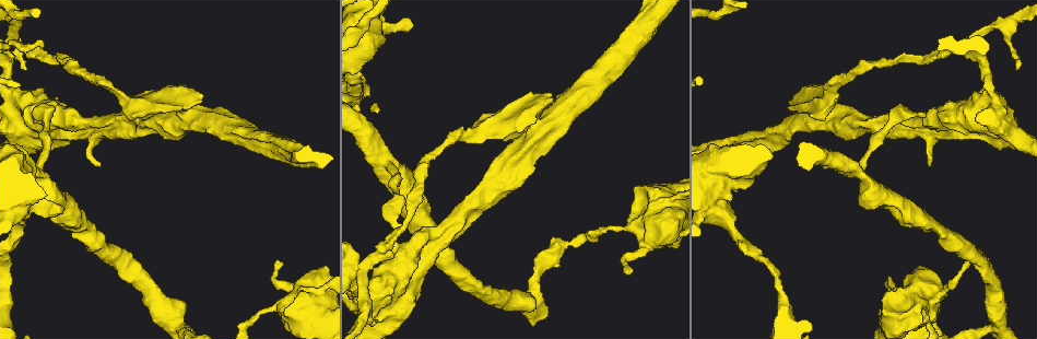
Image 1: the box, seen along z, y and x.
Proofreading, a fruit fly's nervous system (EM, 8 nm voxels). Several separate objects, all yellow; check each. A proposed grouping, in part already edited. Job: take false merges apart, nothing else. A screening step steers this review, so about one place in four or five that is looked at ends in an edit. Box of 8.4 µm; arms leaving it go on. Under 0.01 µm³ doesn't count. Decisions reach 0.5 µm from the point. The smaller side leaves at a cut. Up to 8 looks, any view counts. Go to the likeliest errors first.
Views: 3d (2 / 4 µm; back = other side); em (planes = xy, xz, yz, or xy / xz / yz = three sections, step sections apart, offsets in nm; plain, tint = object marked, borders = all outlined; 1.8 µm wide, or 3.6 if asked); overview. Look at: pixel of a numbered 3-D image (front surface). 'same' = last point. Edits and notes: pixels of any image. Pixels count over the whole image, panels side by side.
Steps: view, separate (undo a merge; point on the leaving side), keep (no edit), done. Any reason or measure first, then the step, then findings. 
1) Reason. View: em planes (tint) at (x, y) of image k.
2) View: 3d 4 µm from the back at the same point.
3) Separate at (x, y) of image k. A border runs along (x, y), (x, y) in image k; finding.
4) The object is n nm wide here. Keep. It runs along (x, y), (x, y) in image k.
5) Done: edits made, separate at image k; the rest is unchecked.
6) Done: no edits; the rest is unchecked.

Thick turns thin. View: em planes (plain) at (269, 308) of image 1.

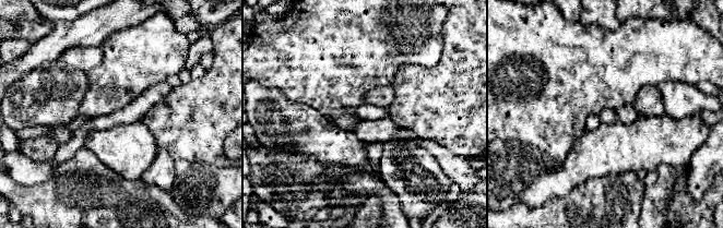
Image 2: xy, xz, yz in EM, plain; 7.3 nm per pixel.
With the object marked. View: em planes (tint) at the same point.

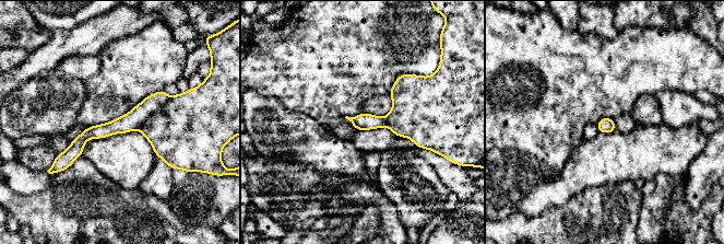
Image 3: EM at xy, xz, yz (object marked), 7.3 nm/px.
The object is 120 nm wide here. Separate at (180, 131) of image 3. A second cell is stuck on.

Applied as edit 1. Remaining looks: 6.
Touches itself. View: em xy step 16 (plain) at (411, 211) of image 1.

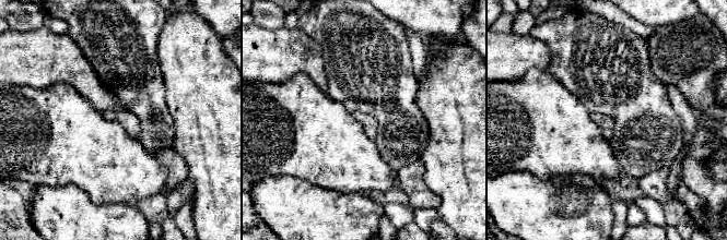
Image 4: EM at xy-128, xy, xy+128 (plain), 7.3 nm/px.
With the object marked. View: em xy step 16 (tint) at the same point.

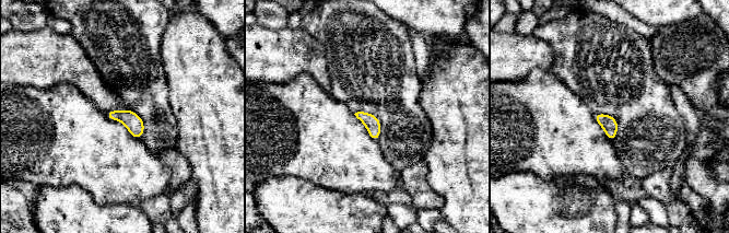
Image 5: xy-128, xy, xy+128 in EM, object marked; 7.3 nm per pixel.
The object is 110 nm wide here. Keep. Continuous, no second cell.

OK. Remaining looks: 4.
Closes a loop. View: em 3.6 µm planes (tint) at (386, 291) of image 1.

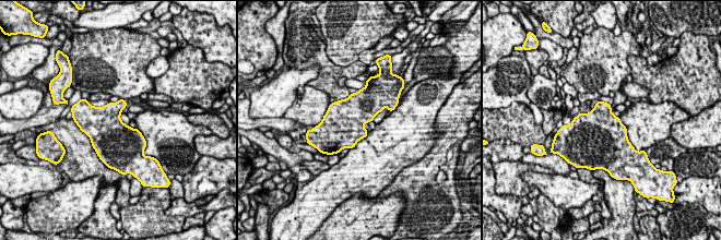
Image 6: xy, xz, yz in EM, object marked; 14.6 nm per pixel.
Keep. One cell here.

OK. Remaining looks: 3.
Done: edits made, separate at image 3; the rest is unchecked.

